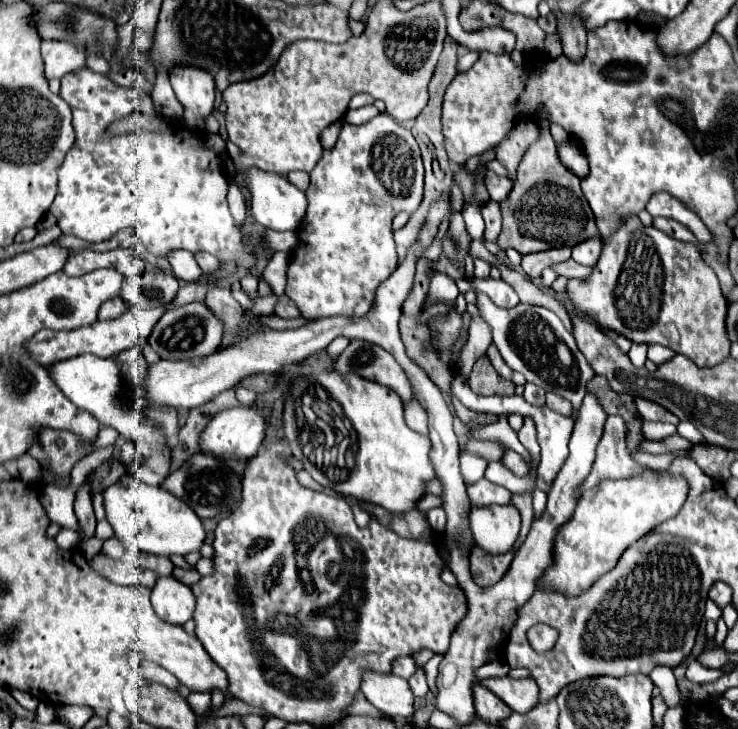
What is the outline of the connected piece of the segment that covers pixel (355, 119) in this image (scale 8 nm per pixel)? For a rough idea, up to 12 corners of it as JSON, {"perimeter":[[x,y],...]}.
{"perimeter":[[376,106],[346,112],[348,124],[364,124],[378,116]]}

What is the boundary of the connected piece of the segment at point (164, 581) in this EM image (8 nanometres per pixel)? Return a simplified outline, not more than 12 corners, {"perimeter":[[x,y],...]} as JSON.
{"perimeter":[[174,576],[152,588],[154,612],[184,624],[194,614],[190,586]]}

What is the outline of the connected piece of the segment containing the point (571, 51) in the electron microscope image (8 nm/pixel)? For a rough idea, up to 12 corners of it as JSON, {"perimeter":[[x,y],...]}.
{"perimeter":[[554,10],[564,24],[564,56],[578,62],[586,54],[586,32],[574,14]]}

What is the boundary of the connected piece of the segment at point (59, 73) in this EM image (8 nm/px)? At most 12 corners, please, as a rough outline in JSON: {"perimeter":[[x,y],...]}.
{"perimeter":[[44,40],[46,78],[62,78],[86,66],[86,48]]}

